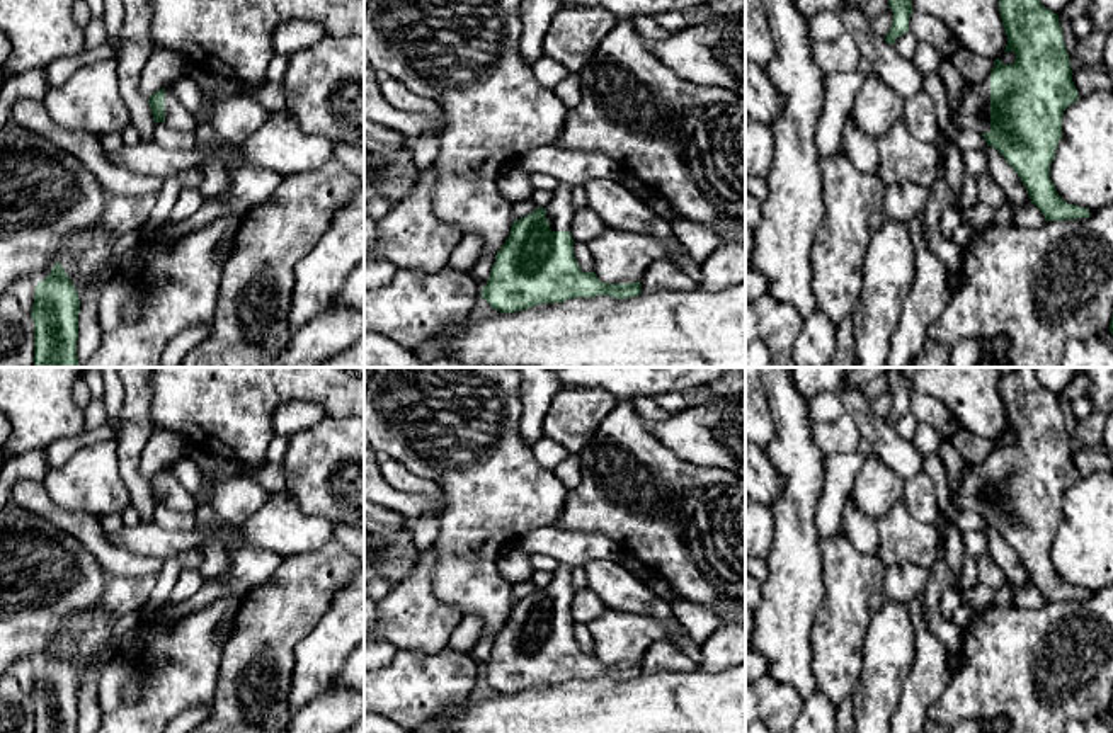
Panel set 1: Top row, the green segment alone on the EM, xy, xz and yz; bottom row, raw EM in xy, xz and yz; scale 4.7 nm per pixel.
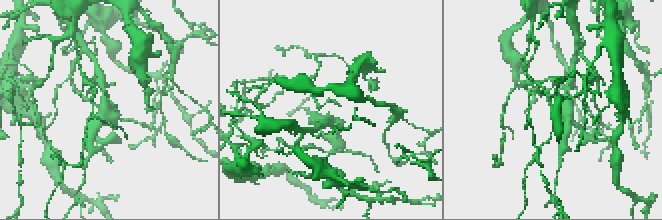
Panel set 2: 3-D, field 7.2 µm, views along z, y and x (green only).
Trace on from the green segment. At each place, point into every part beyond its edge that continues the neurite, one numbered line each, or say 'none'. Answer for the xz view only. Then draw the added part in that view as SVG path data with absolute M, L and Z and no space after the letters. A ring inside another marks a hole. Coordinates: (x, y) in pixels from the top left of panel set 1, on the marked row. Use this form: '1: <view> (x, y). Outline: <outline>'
1: xz (560, 210). Outline: M560 184L551 192L551 199L545 207L551 231L570 231L570 223L575 214L575 207L572 202L572 189L574 185L570 184Z

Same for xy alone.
1: xy (177, 118). Outline: M165 87L165 121L170 129L192 131L197 122L192 114L179 102L170 87Z

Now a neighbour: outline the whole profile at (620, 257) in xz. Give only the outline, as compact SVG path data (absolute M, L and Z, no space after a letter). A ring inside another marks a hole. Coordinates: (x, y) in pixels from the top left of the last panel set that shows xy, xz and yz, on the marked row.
M606 228L589 241L594 274L606 284L640 282L645 270L660 259L671 259L671 248L652 235Z

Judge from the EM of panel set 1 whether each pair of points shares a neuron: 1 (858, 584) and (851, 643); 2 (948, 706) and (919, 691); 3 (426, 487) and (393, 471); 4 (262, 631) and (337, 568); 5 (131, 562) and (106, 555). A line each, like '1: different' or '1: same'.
1: same
2: different
3: same
4: same
5: same

